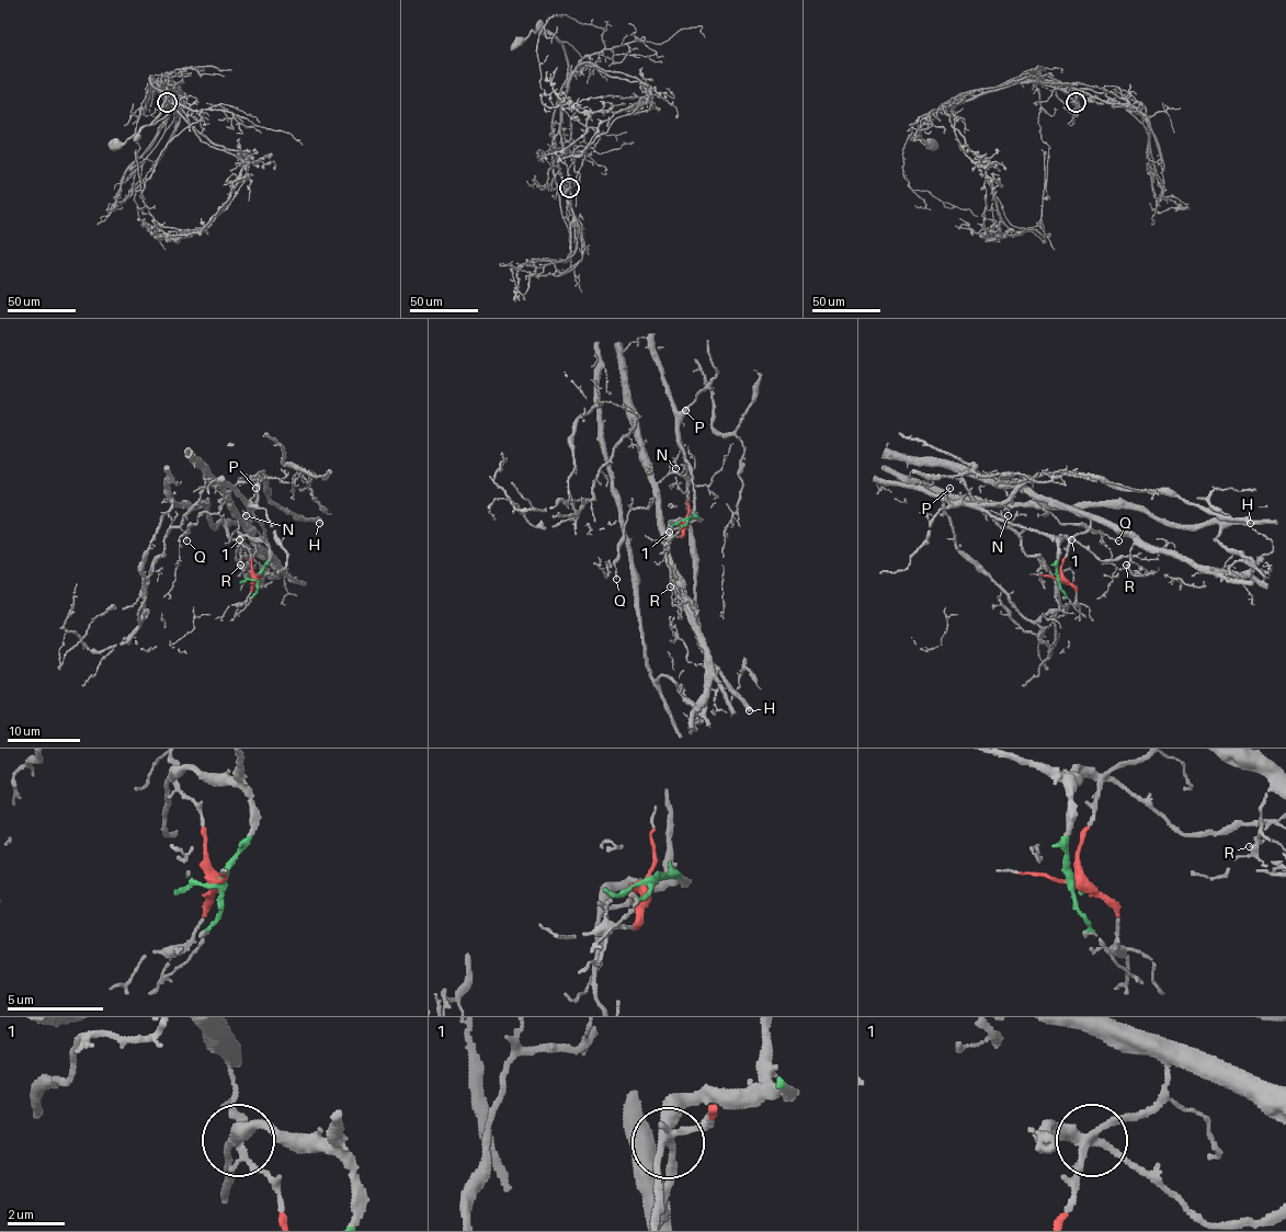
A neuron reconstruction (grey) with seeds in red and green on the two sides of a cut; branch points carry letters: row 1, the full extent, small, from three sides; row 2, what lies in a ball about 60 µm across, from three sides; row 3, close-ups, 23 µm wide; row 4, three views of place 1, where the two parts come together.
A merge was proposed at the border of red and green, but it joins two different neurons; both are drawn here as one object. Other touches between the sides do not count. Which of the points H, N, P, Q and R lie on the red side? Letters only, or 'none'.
Q, R

